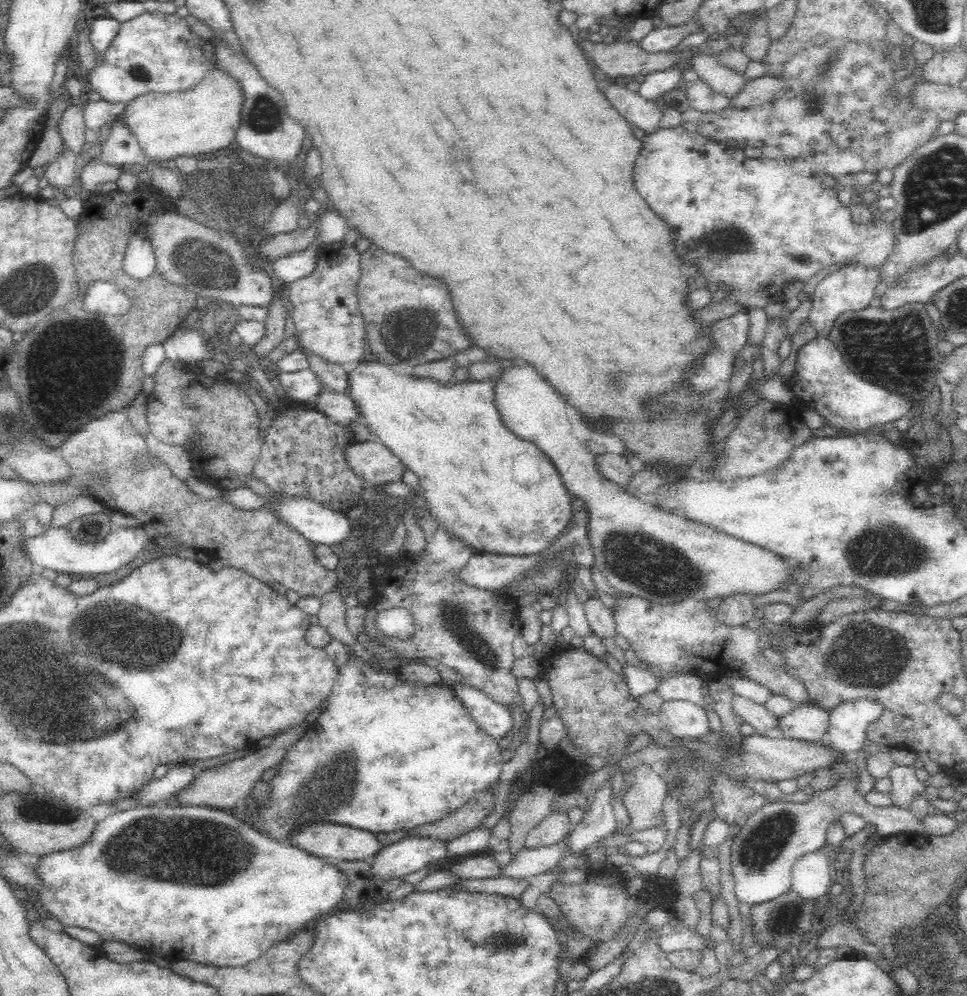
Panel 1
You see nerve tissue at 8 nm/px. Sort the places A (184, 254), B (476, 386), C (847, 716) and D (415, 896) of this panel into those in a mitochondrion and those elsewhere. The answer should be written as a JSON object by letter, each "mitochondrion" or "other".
{"A":"mitochondrion","B":"other","C":"other","D":"other"}

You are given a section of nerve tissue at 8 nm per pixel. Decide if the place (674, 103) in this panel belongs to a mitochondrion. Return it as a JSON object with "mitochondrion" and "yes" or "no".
{"mitochondrion":"no"}

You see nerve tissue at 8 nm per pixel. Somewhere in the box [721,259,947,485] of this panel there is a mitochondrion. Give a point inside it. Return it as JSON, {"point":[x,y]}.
{"point":[891,352]}

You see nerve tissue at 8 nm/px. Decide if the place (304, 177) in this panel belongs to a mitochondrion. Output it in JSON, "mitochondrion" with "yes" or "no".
{"mitochondrion":"no"}

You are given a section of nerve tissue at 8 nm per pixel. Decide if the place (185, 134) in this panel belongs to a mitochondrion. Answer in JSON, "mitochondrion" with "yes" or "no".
{"mitochondrion":"no"}

